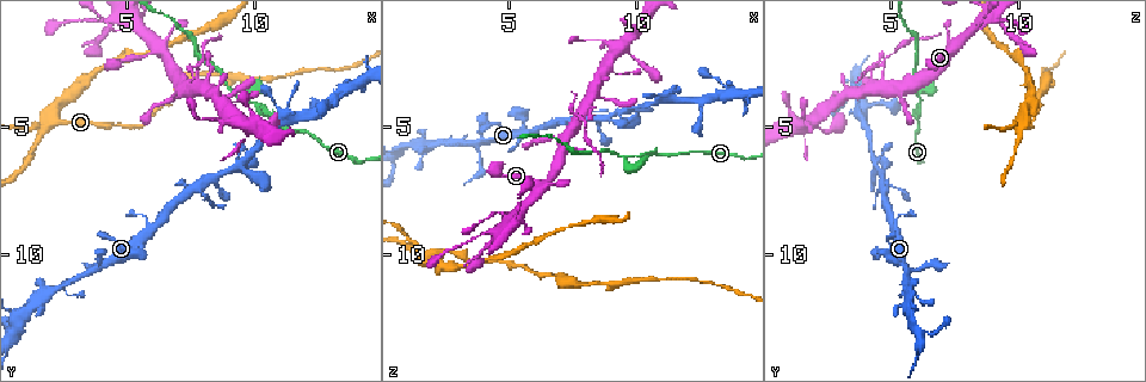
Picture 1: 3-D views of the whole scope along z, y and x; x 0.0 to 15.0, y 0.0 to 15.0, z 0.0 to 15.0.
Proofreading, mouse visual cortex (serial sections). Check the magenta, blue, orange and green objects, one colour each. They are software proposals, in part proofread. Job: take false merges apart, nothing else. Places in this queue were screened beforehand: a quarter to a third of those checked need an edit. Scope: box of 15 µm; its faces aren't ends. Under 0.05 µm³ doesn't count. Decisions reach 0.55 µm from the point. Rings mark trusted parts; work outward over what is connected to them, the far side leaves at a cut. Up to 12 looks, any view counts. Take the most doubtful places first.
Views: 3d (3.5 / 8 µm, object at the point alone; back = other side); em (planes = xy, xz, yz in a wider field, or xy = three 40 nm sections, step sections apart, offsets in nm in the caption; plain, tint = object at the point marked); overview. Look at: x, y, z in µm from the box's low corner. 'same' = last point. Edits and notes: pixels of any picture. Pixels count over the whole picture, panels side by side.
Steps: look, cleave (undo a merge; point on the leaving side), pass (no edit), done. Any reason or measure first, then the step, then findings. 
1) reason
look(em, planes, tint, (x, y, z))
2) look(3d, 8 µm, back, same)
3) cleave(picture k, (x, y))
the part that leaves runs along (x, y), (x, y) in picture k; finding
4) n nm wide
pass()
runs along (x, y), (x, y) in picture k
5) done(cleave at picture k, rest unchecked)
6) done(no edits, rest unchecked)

three-way junction
look(3d, 3.5 µm, (9.4, 3.7, 6.0))

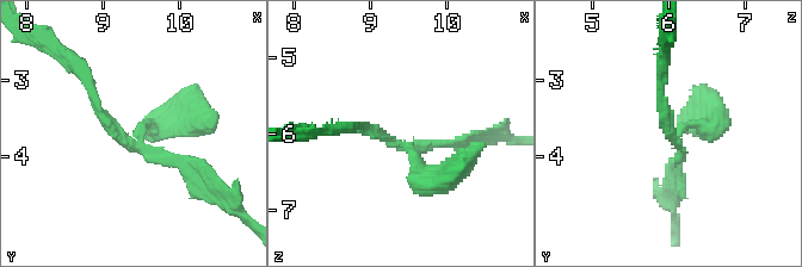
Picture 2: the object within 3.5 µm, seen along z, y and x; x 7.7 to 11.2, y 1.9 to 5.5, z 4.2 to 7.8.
3 arms; arms of 150, 150, 300 nm; now the EM
look(em, xy, step 3, tint, (9.35, 3.85, 6.15))

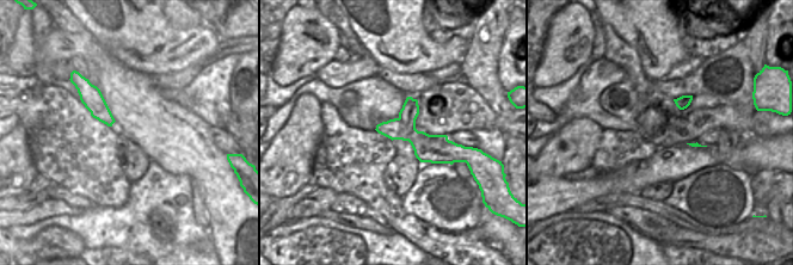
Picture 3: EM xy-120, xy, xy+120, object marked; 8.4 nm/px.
cut it another way
look(em, planes, tint, same)

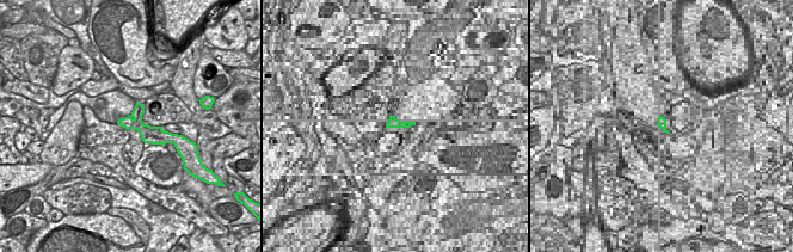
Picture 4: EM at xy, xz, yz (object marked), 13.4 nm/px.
cleave(picture 2, (174, 126))
border along (134, 118), (141, 123) in picture 4; a second cell is stuck on

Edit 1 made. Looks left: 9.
see it whole again
look(overview)

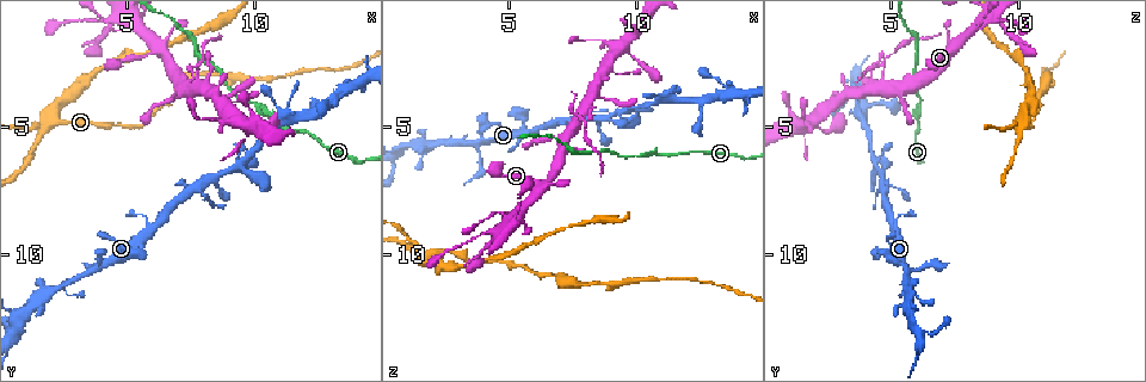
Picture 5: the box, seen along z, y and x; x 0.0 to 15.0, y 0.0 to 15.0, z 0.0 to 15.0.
look(3d, 8 µm, back, (8.9, 6.7, 4.7))

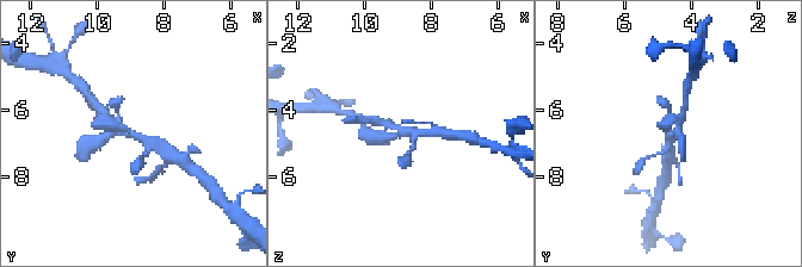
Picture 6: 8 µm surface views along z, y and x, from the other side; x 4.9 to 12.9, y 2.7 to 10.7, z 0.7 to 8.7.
look(3d, 3.5 µm, (8.8, 6.8, 4.6))

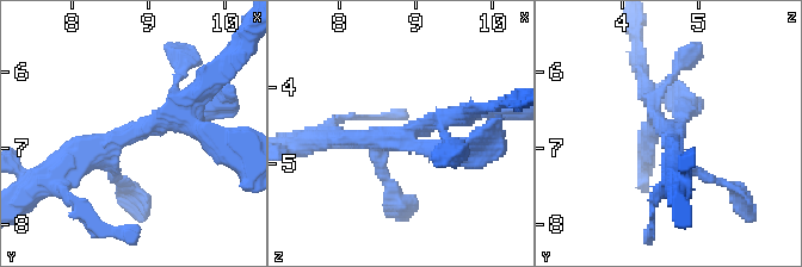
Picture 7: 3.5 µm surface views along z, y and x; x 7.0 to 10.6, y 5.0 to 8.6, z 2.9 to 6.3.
4 arms; arms of 200, 250, 250, 300 nm; now the EM
look(em, planes, tint, (8.85, 6.75, 4.65))

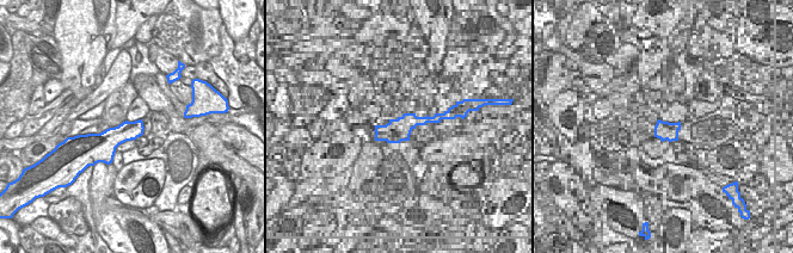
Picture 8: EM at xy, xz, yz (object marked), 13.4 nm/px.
pass()
runs along (68, 169), (199, 92) in picture 7; all the same cell

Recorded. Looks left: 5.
sharp bend
look(3d, 8 µm, (4.7, 1.2, 8.4))

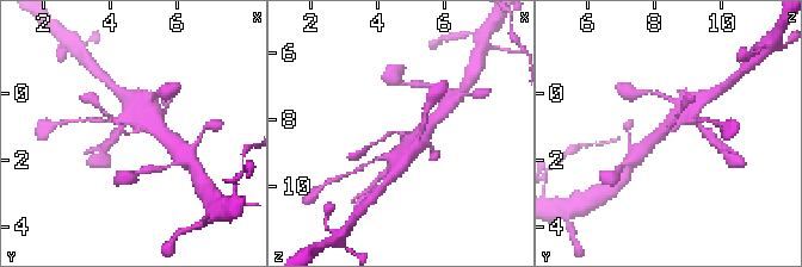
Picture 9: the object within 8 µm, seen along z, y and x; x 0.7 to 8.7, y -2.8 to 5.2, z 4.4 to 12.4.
zoom in
look(3d, 3.5 µm, (4.7, 1.2, 8.3))

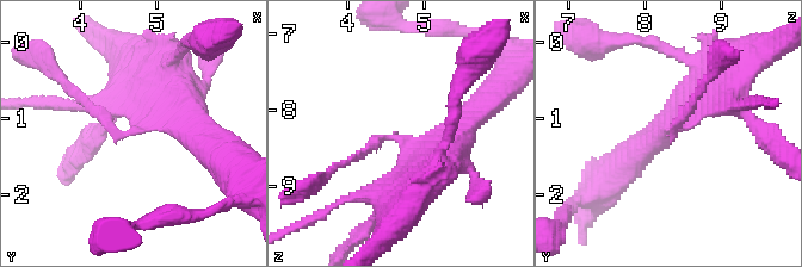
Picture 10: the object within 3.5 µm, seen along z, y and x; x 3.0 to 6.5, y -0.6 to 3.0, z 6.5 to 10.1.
look(em, xy, step 5, tint, (4.70, 1.15, 8.40))

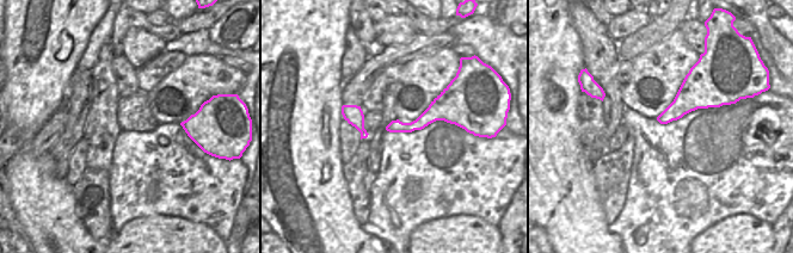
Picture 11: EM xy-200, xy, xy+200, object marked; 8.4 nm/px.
arms of 150, 300 nm
pass()
runs along (456, 116), (389, 128) in picture 11; continuous, no second cell

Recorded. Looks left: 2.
sharp bend
look(em, planes, tint, (2.2, 4.6, 10.2))

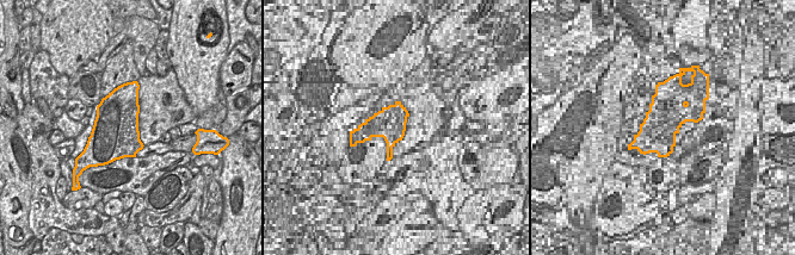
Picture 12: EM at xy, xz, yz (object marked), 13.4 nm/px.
wider look
look(3d, 3.5 µm, same)

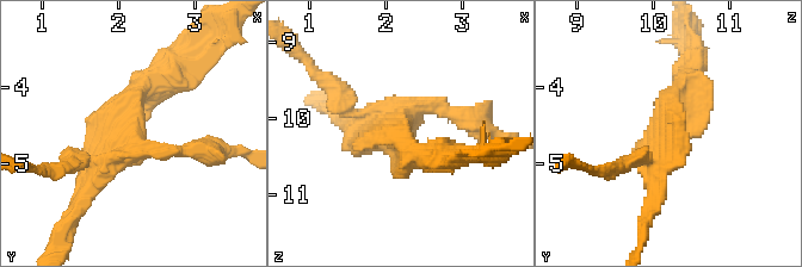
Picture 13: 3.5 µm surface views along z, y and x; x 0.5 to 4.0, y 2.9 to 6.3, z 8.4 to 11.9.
cleave(picture 13, (390, 149))
a second cell is stuck on

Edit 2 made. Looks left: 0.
done(cleave at picture 2, cleave at picture 13, rest unchecked)

